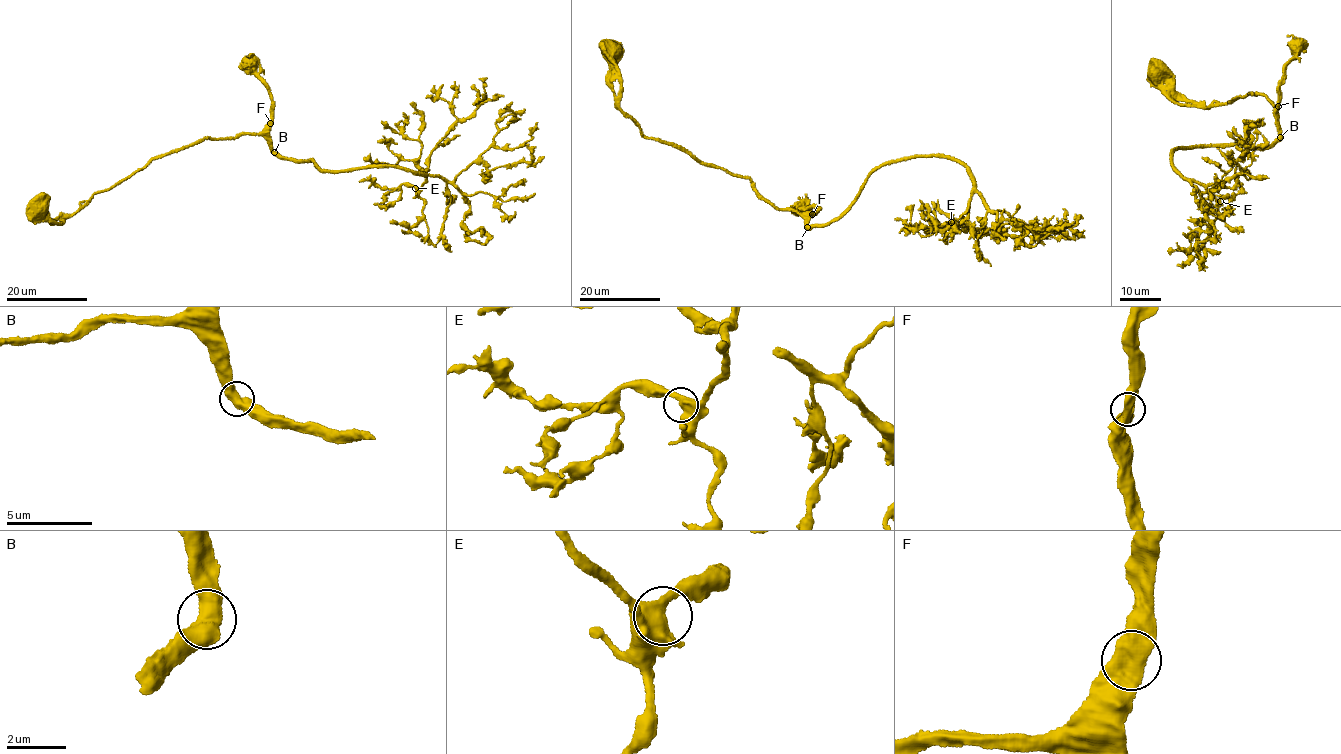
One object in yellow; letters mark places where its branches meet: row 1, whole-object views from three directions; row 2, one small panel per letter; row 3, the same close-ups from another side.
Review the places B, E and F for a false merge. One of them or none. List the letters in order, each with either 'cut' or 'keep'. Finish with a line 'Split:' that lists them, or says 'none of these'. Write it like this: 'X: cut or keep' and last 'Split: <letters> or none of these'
B: keep
E: keep
F: keep
Split: none of these

